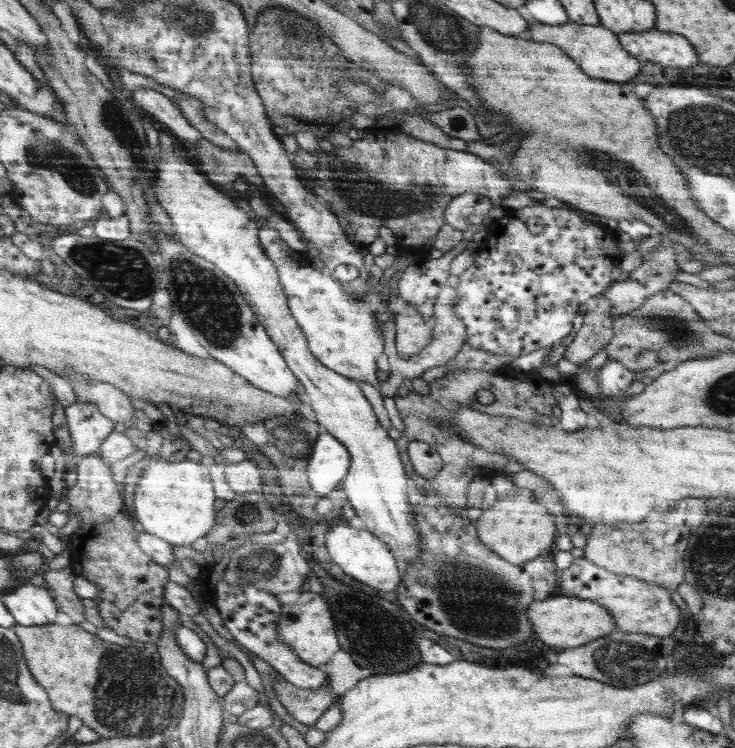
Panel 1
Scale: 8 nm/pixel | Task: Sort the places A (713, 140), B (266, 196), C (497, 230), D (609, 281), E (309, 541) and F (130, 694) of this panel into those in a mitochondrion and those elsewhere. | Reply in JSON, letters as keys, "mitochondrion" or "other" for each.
{"A":"mitochondrion","B":"other","C":"other","D":"other","E":"other","F":"mitochondrion"}

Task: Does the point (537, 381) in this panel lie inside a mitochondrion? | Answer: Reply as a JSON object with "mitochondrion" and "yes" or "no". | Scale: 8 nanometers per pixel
{"mitochondrion":"no"}

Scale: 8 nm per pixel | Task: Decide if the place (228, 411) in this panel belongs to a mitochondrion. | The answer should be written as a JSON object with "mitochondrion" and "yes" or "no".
{"mitochondrion":"yes"}

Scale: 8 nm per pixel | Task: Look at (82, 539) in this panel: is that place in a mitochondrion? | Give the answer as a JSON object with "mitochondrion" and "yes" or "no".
{"mitochondrion":"no"}

